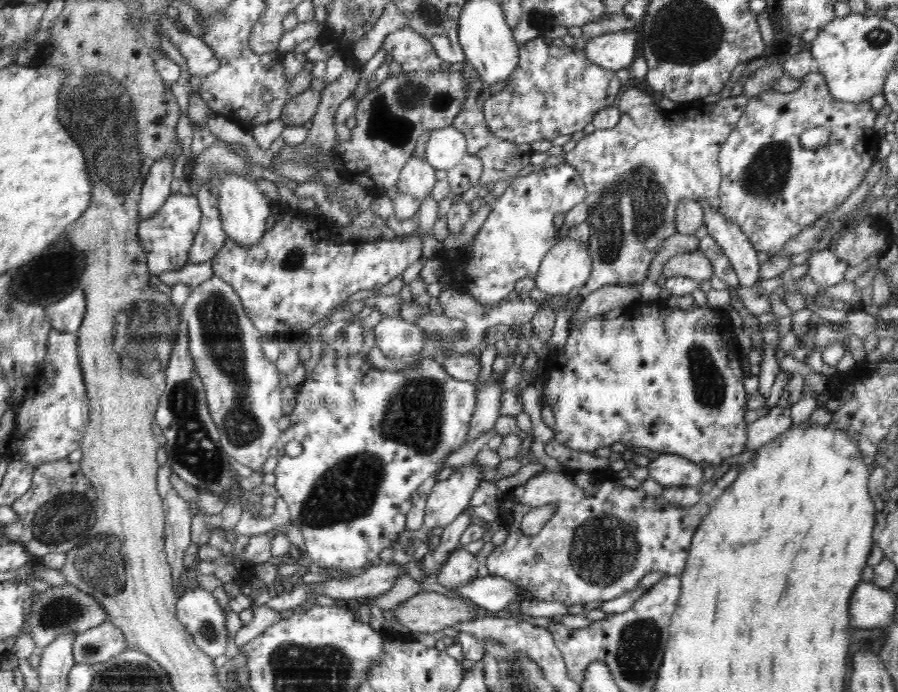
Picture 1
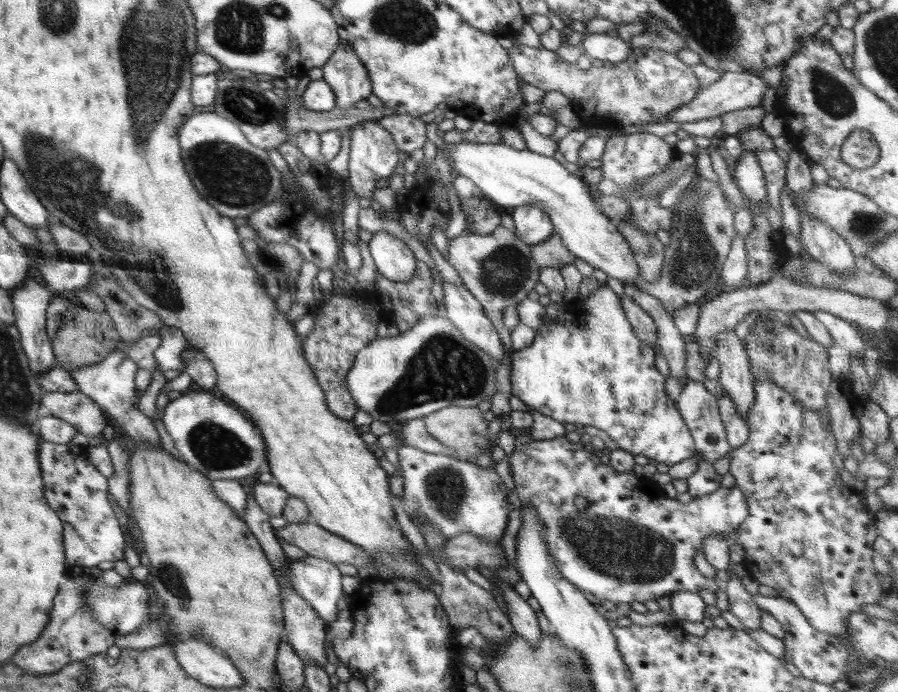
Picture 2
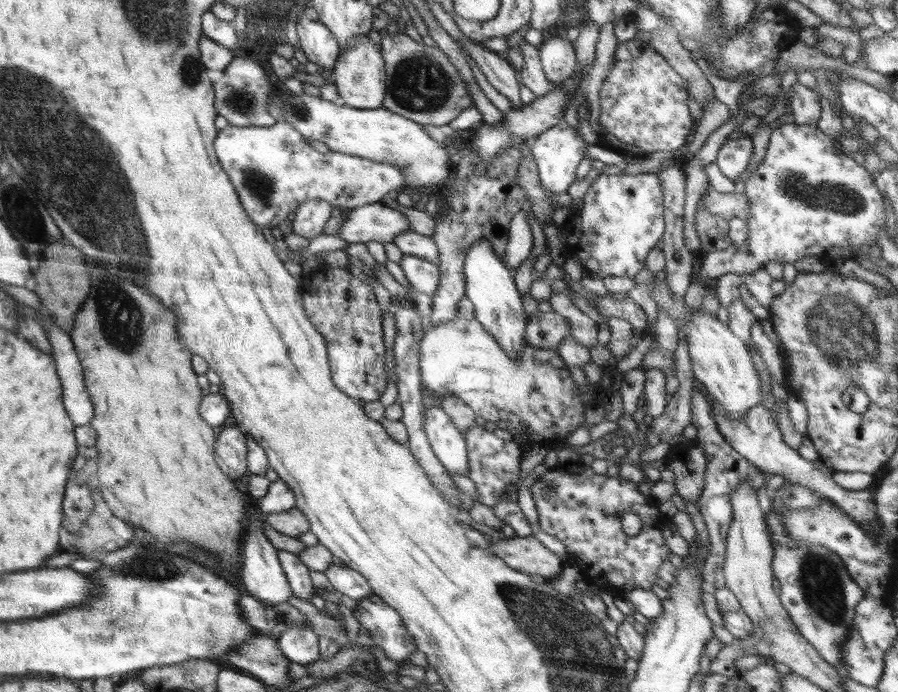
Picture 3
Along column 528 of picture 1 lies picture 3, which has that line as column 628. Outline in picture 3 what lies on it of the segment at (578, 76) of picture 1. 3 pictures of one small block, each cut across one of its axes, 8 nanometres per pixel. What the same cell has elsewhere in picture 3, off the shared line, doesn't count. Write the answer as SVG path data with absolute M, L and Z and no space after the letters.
M632 39L617 44L614 67L608 71L598 94L599 122L618 141L635 145L646 154L674 151L692 139L693 126L682 77L654 47Z

